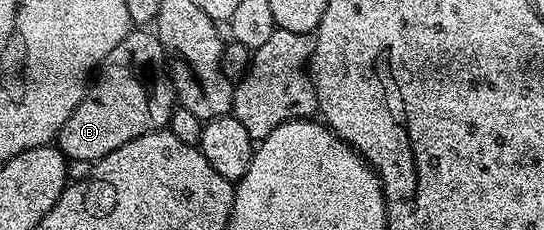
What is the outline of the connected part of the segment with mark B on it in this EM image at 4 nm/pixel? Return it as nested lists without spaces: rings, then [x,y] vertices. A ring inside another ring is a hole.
[[[149,29],[130,30],[129,35],[107,53],[75,113],[67,117],[57,134],[56,146],[61,148],[66,160],[96,161],[119,149],[119,145],[135,141],[135,137],[168,128],[175,102],[173,87],[165,72],[165,55],[166,48]]]

